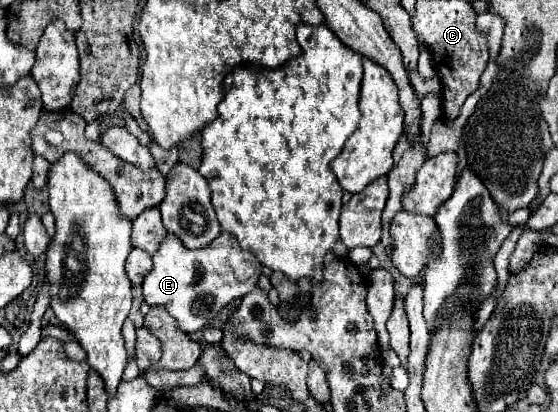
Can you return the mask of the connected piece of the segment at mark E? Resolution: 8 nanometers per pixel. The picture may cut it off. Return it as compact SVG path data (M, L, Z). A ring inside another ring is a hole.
M167 234L163 246L153 256L153 268L145 276L141 288L143 300L149 306L163 306L177 320L177 326L191 334L205 328L231 300L247 296L257 286L259 276L259 260L253 254L247 254L247 250L243 250L229 234L219 234L219 238L215 238L205 250L187 250L173 234ZM201 298L211 298L209 308L201 310L197 304Z

